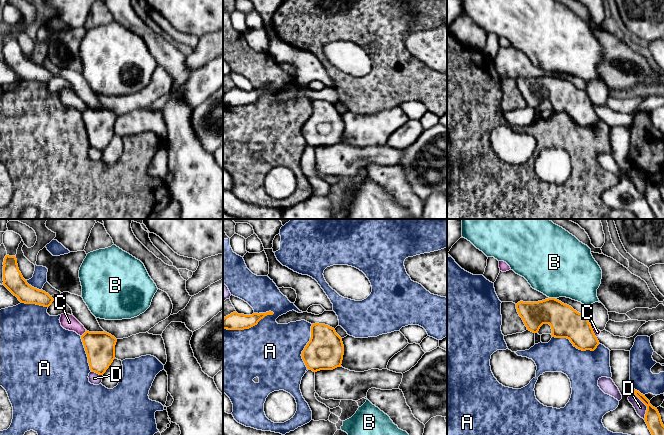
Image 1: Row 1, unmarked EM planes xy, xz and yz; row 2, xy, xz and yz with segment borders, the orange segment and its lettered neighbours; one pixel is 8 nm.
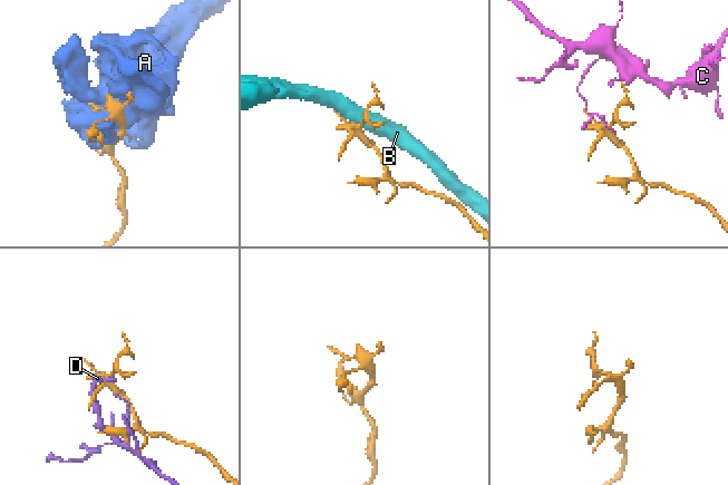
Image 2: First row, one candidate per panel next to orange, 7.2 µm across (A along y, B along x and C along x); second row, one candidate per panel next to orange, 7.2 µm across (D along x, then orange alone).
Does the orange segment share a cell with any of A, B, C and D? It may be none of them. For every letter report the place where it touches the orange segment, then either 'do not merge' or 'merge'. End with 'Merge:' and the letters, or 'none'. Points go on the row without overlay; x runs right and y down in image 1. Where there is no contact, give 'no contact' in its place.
A: xz (248, 104) | do not merge
B: yz (552, 74) | do not merge
C: xy (84, 109) | do not merge
D: yz (645, 180) | do not merge
Merge: none

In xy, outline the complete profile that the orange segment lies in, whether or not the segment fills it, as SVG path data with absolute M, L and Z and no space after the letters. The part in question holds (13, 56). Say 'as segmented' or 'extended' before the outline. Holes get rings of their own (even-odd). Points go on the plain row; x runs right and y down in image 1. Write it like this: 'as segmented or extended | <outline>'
as segmented | M6 31L3 38L3 61L21 79L49 83L54 75L43 66L32 63L19 47L15 32Z

